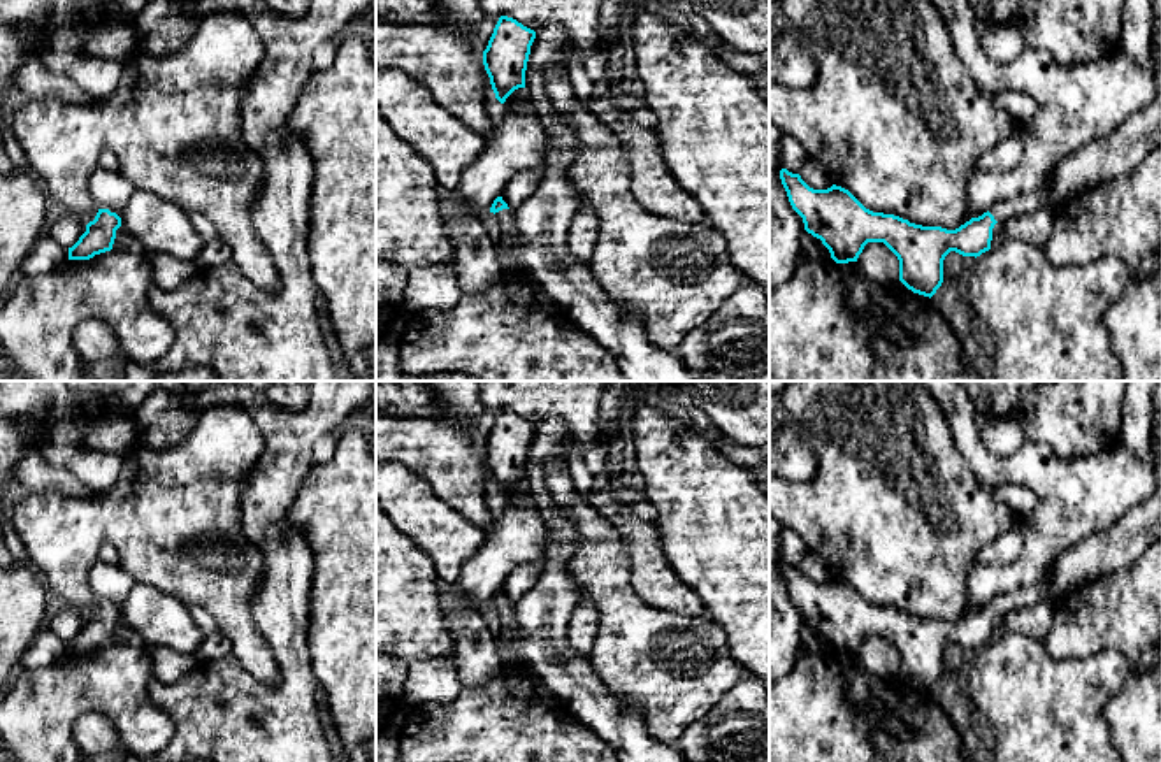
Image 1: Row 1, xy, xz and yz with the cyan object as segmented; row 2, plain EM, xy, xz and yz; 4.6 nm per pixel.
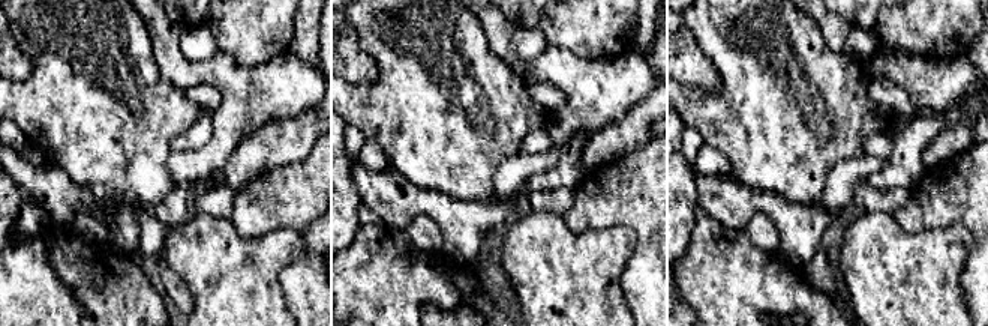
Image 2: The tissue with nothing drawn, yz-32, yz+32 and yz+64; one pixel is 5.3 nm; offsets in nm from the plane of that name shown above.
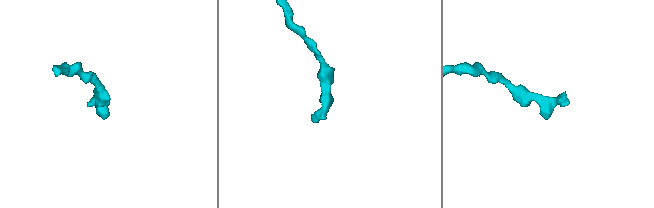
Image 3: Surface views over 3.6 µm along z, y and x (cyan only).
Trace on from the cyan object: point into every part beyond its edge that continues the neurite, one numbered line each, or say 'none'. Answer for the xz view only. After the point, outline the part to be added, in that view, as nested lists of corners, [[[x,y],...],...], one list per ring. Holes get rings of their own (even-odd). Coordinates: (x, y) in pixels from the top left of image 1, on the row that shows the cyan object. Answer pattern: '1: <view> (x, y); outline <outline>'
1: xz (510, 239); outline [[[502,209],[495,212],[499,225],[501,225],[501,248],[506,251],[515,253],[518,248],[523,246],[516,225],[515,225],[515,211]]]

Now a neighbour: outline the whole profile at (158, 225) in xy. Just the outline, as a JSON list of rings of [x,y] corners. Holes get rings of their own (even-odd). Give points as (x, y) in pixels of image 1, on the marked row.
[[[144,190],[133,191],[123,211],[121,228],[135,237],[146,253],[163,253],[183,262],[195,262],[204,248],[183,209]]]

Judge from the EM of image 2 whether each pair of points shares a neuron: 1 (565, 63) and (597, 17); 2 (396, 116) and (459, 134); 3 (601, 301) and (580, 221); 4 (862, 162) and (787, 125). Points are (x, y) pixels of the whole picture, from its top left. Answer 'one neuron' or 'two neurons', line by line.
1: two neurons
2: one neuron
3: two neurons
4: two neurons

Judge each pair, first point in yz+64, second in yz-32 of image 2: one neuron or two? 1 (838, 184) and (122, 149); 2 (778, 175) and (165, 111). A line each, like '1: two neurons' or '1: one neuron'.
1: two neurons
2: one neuron

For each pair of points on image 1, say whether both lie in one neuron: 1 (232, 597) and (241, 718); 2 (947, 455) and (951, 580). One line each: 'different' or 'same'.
1: different
2: same

